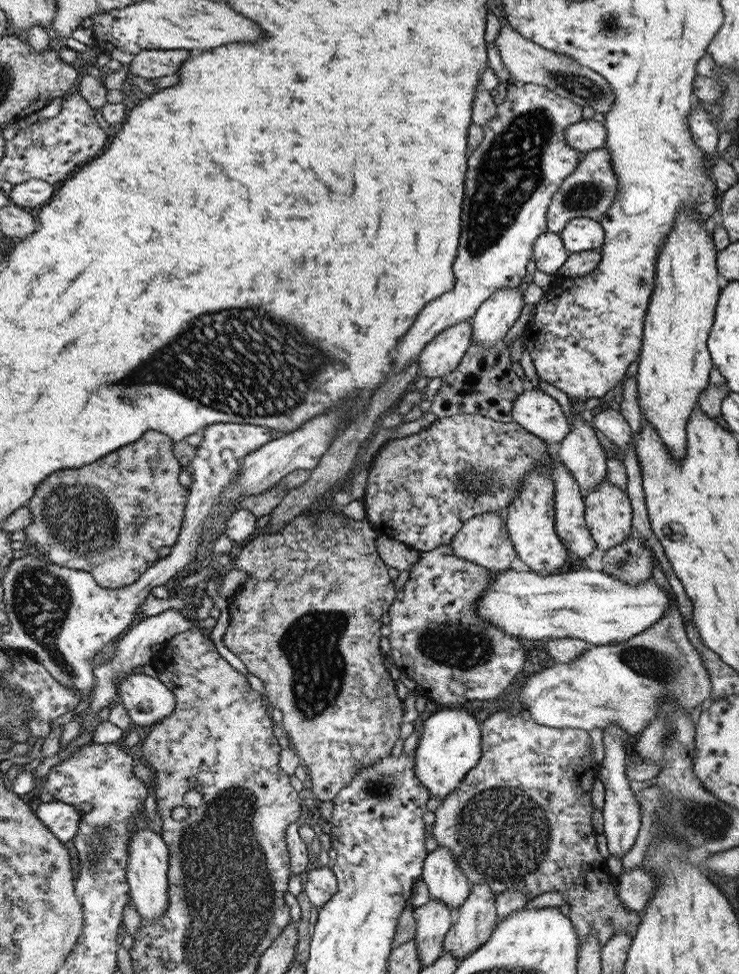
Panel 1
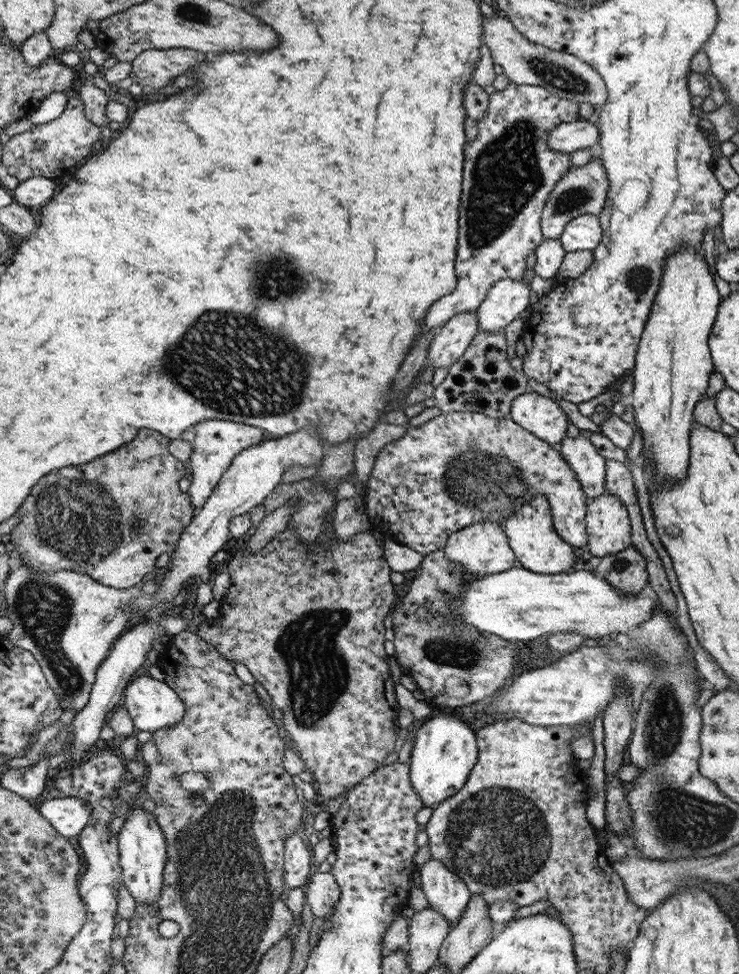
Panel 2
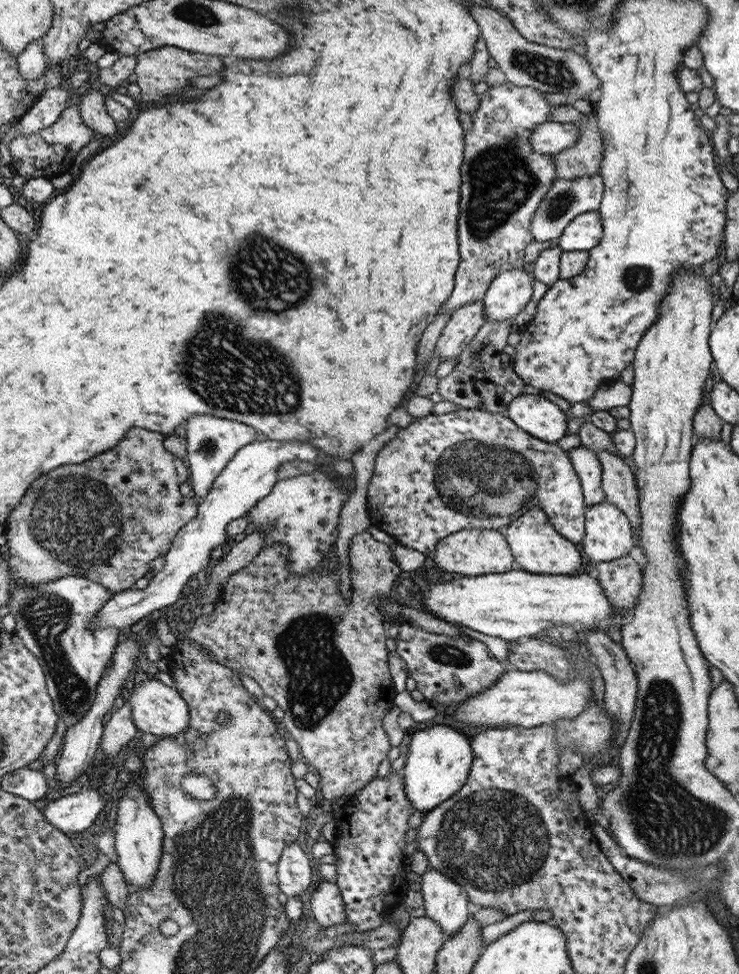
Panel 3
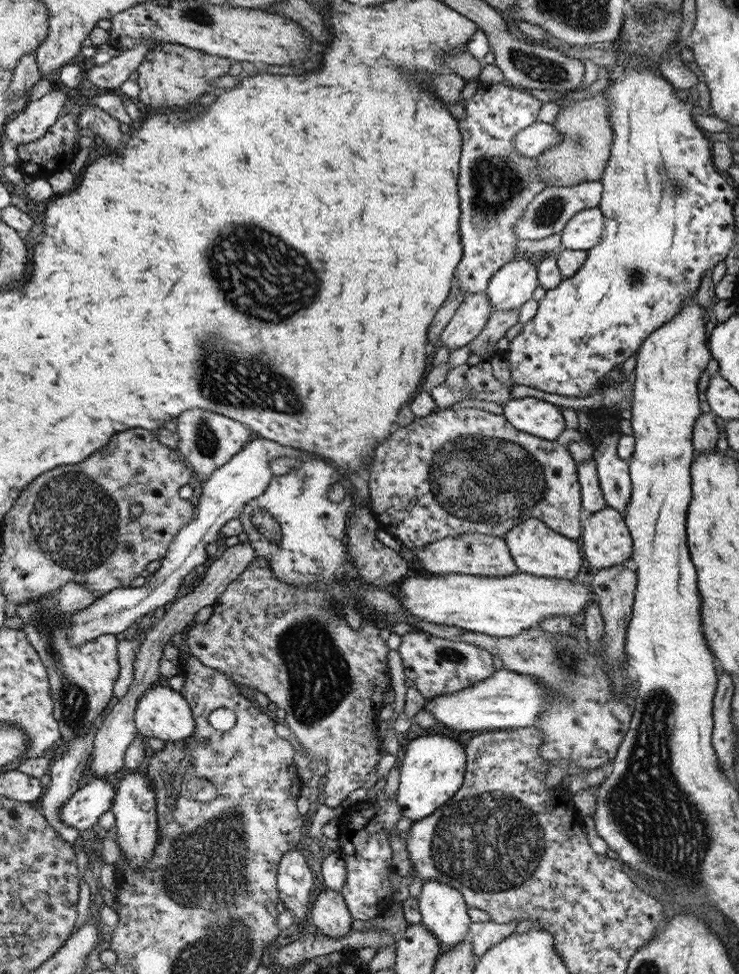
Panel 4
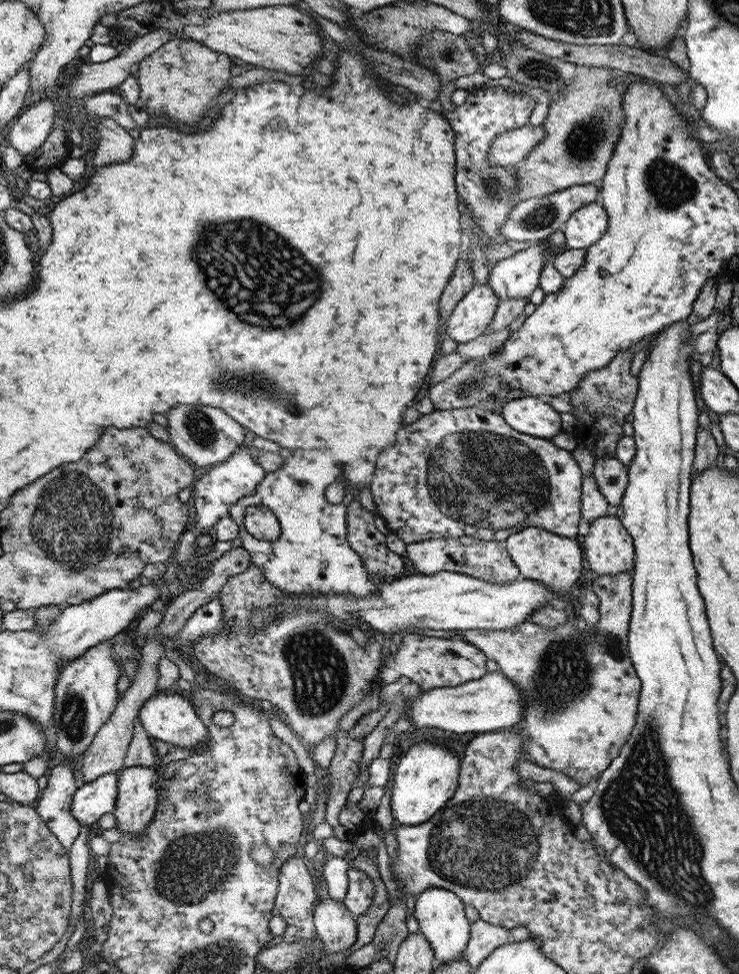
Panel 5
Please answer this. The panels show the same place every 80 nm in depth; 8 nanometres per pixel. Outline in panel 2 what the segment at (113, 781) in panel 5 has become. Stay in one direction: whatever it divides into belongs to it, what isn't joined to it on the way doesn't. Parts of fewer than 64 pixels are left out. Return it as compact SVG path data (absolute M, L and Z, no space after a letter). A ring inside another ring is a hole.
M76 797L47 799L39 811L51 822L51 826L67 838L79 837L87 828L94 814L94 807L88 800Z

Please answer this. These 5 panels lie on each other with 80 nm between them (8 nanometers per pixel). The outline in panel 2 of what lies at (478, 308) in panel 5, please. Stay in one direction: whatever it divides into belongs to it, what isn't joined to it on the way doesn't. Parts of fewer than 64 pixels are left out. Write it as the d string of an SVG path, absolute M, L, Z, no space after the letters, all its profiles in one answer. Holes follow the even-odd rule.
M477 311L460 313L453 317L447 325L440 328L432 339L427 366L434 366L435 369L448 369L450 365L458 363L478 331L479 316Z

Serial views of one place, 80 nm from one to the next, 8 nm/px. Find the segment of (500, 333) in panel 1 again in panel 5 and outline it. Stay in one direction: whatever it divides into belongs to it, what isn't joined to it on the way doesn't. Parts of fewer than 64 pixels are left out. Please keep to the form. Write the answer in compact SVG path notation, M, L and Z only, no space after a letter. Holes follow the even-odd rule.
M532 243L527 249L500 259L491 268L487 284L499 296L500 303L508 299L528 299L540 286L542 270L548 260L554 257L550 245L538 243Z

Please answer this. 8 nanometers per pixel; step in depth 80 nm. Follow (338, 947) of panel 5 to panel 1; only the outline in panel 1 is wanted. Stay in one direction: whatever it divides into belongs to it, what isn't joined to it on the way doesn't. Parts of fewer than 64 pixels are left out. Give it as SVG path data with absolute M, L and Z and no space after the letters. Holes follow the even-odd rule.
M330 867L310 868L305 875L303 891L306 892L312 906L320 910L336 894L337 876Z

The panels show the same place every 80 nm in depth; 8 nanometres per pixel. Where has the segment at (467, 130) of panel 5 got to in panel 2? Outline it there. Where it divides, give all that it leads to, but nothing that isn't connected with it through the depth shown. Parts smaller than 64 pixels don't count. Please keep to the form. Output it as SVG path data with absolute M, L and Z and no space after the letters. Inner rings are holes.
M513 83L508 84L508 87L504 91L496 91L489 95L489 107L487 113L483 118L477 121L479 133L474 141L470 142L467 148L467 162L463 168L463 194L462 194L462 208L459 209L459 258L457 262L456 274L459 277L459 285L456 286L455 291L448 294L447 297L440 298L440 300L431 306L431 310L427 314L424 326L424 330L415 338L418 343L419 338L423 337L423 334L432 331L432 329L440 329L442 326L447 325L453 317L460 313L472 313L477 311L479 306L487 299L487 295L490 293L491 288L496 285L503 278L515 278L520 280L522 276L525 276L524 270L526 270L526 258L536 250L536 246L539 246L543 241L543 229L542 229L542 216L543 210L546 208L548 197L550 196L552 189L558 184L560 180L568 172L571 167L571 153L552 150L548 144L549 132L556 128L558 125L562 125L564 122L572 122L578 120L578 103L572 102L568 99L560 98L551 91L544 89L542 86L534 85L516 85Z

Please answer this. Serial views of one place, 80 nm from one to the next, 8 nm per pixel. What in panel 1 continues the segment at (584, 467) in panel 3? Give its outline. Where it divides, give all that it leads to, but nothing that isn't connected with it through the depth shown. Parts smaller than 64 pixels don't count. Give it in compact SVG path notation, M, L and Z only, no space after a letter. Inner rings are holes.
M580 401L570 402L574 428L561 442L558 456L568 467L569 473L576 477L576 482L580 483L586 495L607 476L606 456L594 428L580 414Z

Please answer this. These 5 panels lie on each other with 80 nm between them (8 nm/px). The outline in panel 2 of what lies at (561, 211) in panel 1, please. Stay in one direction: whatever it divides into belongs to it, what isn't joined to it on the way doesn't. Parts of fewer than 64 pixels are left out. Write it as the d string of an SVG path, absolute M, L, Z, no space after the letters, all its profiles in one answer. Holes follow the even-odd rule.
M600 153L588 165L570 167L570 172L558 182L548 197L546 208L543 210L543 238L556 240L562 236L573 218L584 214L599 215L606 208L610 181L603 167Z

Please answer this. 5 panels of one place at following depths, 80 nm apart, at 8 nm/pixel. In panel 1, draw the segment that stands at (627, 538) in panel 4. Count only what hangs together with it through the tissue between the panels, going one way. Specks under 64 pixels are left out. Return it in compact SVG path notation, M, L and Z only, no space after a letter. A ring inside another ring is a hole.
M604 477L604 480L595 489L591 490L591 493L585 495L587 523L593 538L597 542L598 549L608 550L626 541L628 534L630 534L630 526L633 525L633 506L630 506L630 501L627 491L611 483L607 477Z

